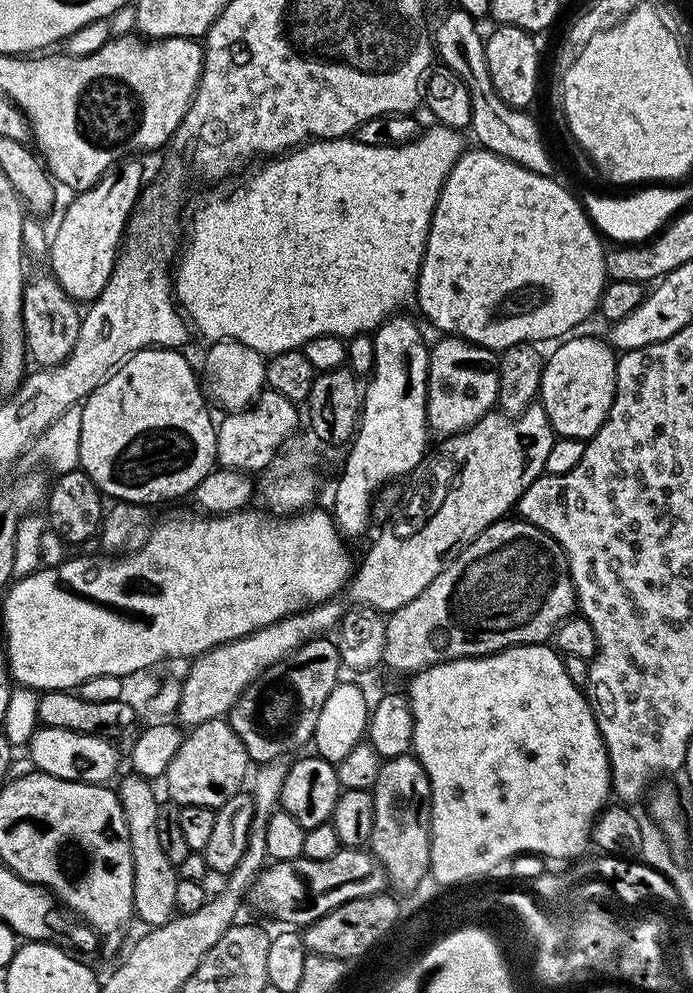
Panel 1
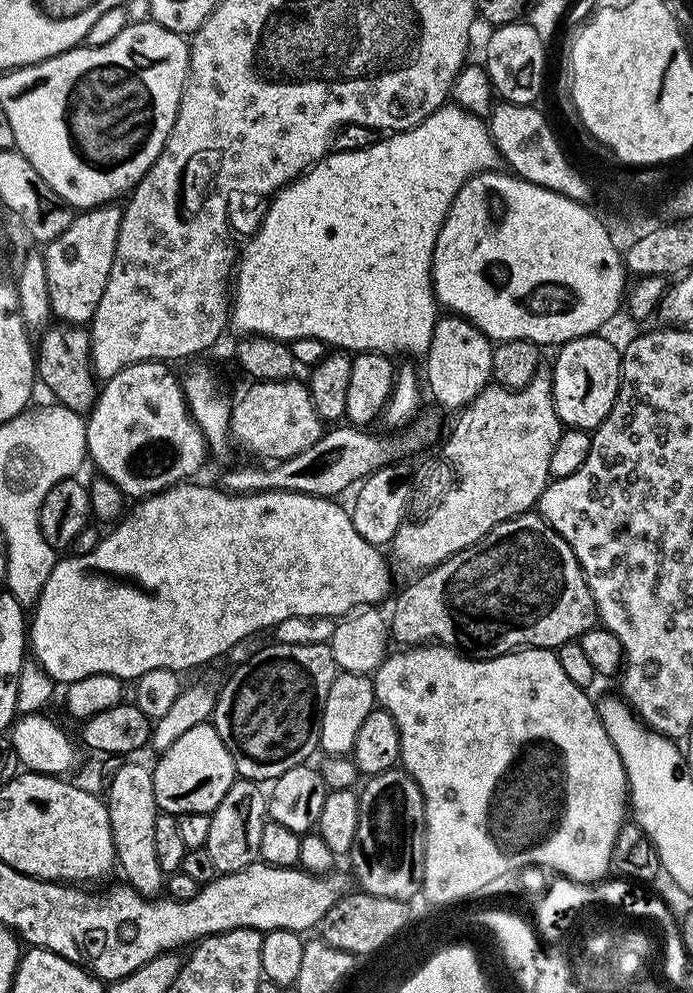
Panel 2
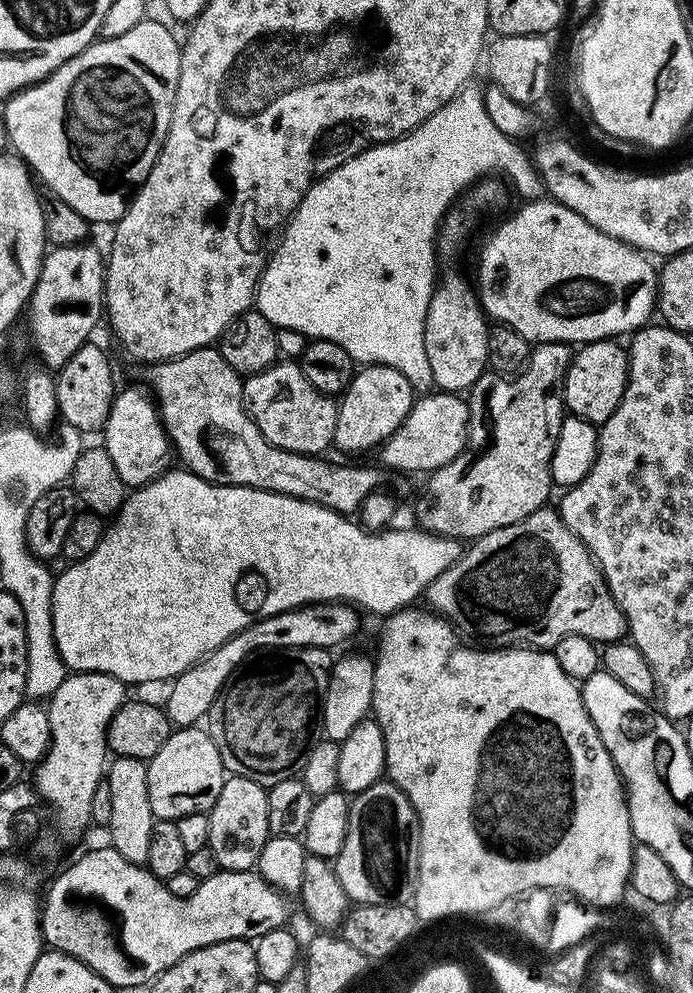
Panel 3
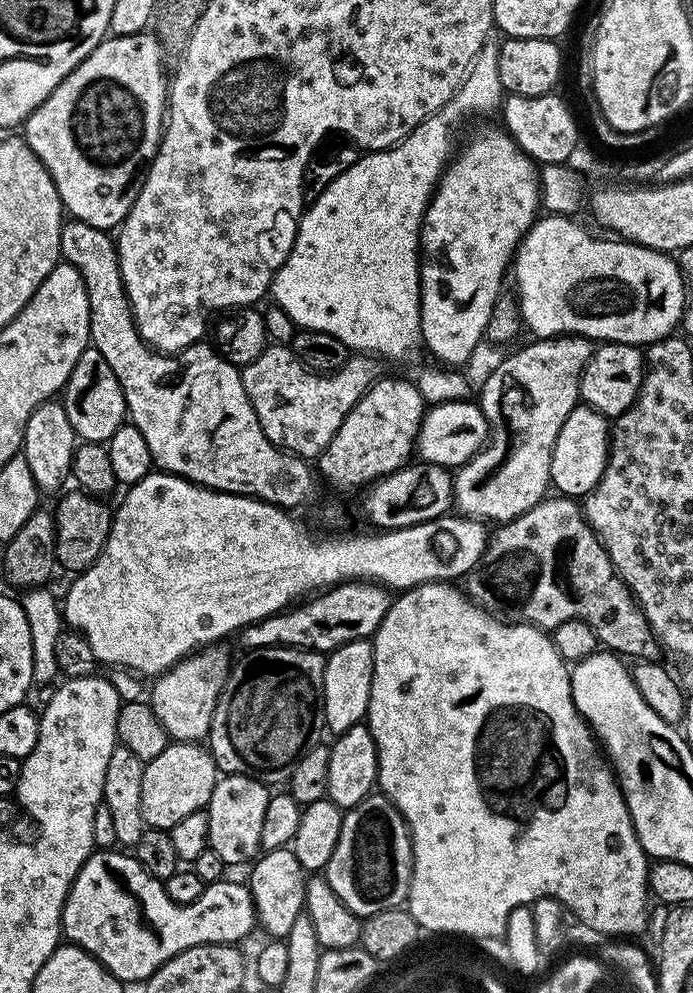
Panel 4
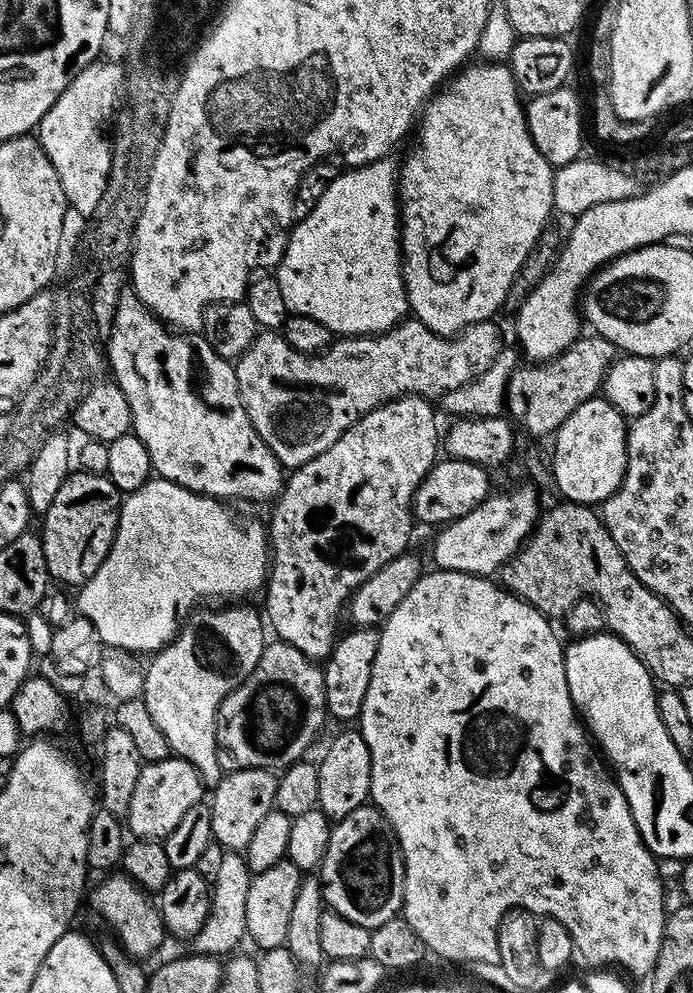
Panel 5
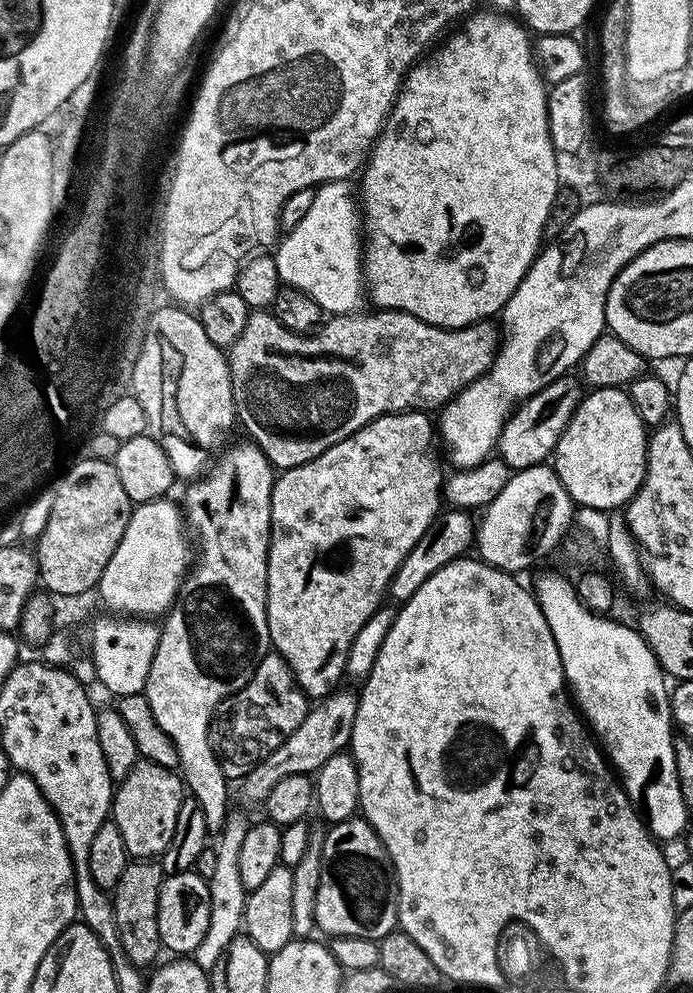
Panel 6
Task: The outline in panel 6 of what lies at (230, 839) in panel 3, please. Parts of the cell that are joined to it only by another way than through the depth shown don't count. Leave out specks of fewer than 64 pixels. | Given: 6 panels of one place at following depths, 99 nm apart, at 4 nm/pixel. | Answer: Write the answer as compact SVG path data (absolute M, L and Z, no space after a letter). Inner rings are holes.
M337 687L328 695L319 697L309 707L306 718L302 718L302 726L298 726L294 734L285 738L282 746L278 746L278 750L266 754L262 762L254 765L249 772L243 773L246 799L263 802L270 794L270 790L274 790L274 785L282 782L282 778L290 778L290 774L303 776L315 774L322 766L322 762L334 758L334 754L345 751L351 745L354 718L358 714L360 697L355 691L351 692L344 687Z

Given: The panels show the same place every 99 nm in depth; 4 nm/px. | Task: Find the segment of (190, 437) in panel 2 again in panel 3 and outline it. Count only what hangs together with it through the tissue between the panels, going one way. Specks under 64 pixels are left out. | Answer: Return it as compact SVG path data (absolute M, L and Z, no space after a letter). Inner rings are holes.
M121 387L112 399L112 409L102 429L102 445L127 486L143 486L163 476L170 468L168 455L174 452L155 403L145 396L136 388Z

